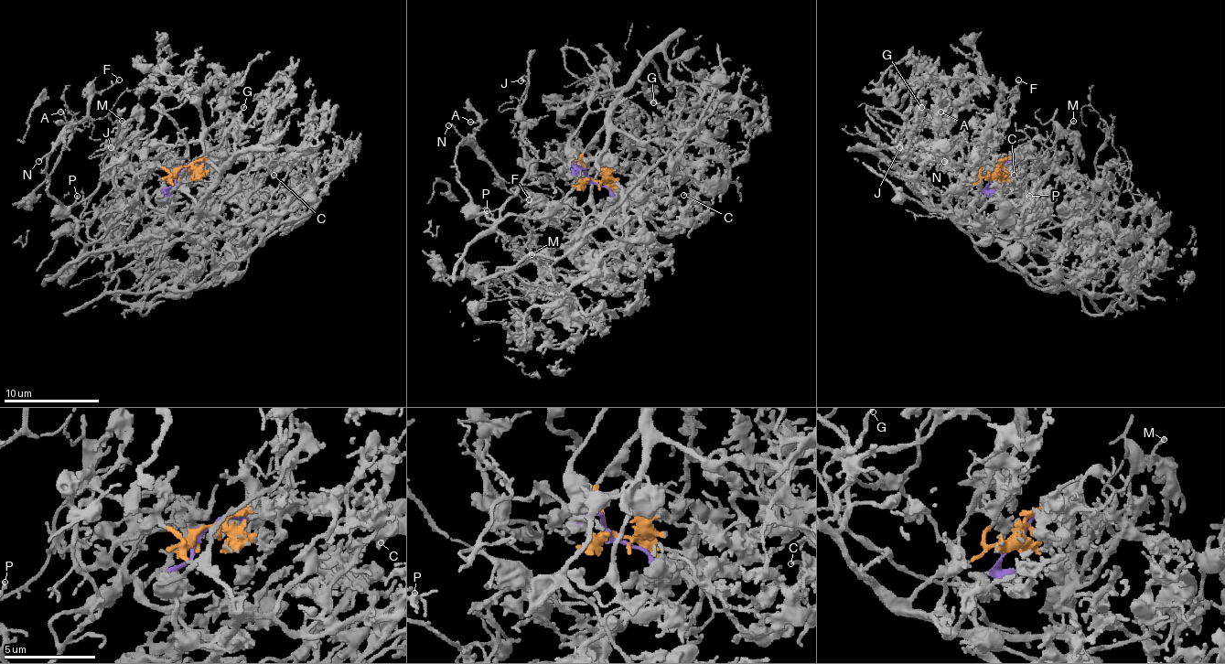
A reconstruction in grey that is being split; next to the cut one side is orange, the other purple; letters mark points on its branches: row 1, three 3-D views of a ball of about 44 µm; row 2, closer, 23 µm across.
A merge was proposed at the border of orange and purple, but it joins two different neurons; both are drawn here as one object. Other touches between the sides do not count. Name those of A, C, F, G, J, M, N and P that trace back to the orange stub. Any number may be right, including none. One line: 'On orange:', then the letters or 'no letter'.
On orange: C, G

